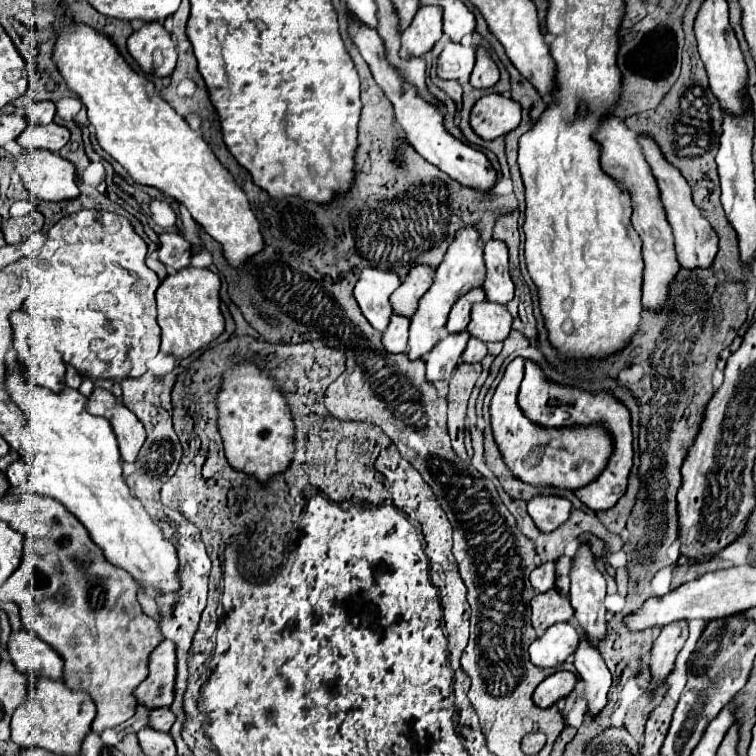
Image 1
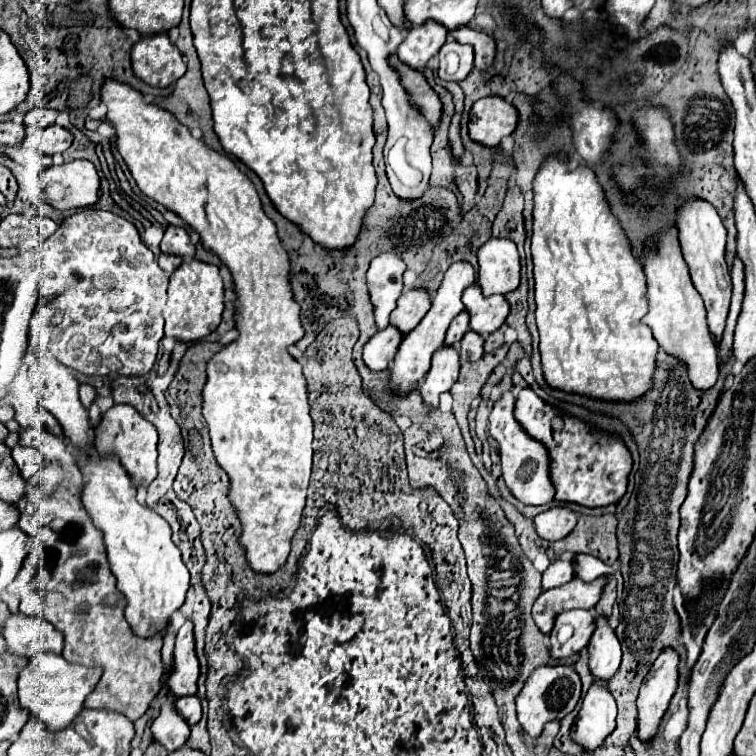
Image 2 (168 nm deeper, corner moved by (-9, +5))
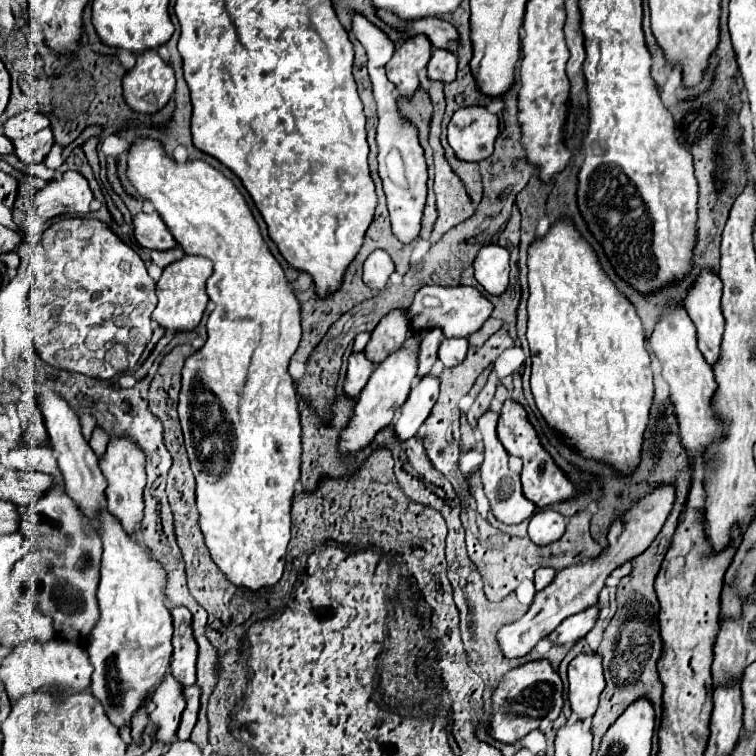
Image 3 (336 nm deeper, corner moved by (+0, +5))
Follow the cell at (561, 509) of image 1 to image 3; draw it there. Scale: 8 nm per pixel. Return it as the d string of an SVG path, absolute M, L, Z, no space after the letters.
M541 510L531 516L529 538L539 544L551 544L565 534L565 518L555 510Z

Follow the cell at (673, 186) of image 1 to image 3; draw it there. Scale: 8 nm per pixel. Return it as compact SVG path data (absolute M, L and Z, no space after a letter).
M703 268L687 290L685 308L697 326L697 342L705 360L713 364L719 356L719 344L723 336L721 314L721 278L711 268Z

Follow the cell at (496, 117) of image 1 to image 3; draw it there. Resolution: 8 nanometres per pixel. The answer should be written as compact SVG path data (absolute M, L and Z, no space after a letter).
M465 106L453 114L447 140L457 158L467 162L479 162L493 154L493 144L497 136L497 114L487 112L485 106Z

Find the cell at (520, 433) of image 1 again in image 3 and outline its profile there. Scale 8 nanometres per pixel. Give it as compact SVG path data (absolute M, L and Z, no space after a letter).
M487 410L481 418L479 418L479 430L483 434L483 444L485 444L485 460L481 464L481 478L483 478L483 488L485 494L489 498L491 504L491 512L497 516L497 520L505 522L505 524L519 524L525 518L531 518L533 512L537 510L537 506L525 498L523 488L521 488L521 474L507 470L507 462L509 462L509 454L503 448L503 444L497 438L497 418L499 412L495 410Z

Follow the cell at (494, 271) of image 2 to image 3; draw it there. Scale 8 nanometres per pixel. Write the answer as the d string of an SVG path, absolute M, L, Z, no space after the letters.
M485 244L475 256L473 270L489 294L501 294L509 284L509 250L499 244Z

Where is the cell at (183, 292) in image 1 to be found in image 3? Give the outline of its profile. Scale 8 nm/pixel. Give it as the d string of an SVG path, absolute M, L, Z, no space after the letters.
M185 256L163 270L163 276L157 282L157 298L159 304L153 310L153 320L167 330L175 332L191 332L199 326L209 296L205 292L205 284L211 274L211 262L201 256Z

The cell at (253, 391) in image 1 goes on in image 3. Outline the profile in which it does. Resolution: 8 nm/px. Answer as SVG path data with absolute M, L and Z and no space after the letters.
M141 136L131 144L131 148L127 152L127 178L137 188L137 192L155 206L157 214L167 224L169 232L183 246L183 250L187 254L205 256L205 258L209 258L213 262L213 274L207 280L207 294L215 302L215 308L213 308L213 312L209 314L209 320L207 320L209 338L207 338L205 346L201 350L197 350L195 354L191 354L187 358L187 362L185 362L183 386L181 386L181 394L179 394L177 410L179 410L179 418L181 418L181 428L183 428L183 436L185 436L189 462L191 462L193 474L197 478L197 508L199 508L199 516L201 516L199 526L201 526L201 532L205 536L205 544L207 544L207 548L211 552L213 562L217 562L221 572L237 586L245 586L249 590L259 590L263 586L273 586L275 582L279 582L279 578L283 574L283 568L285 568L285 550L287 550L289 528L291 528L291 500L293 500L293 494L295 494L295 486L299 482L299 468L301 468L301 422L299 422L299 410L297 410L295 384L293 384L293 378L291 378L291 374L287 370L289 360L291 360L291 356L297 350L299 340L301 340L299 302L297 302L293 290L289 288L289 282L285 278L285 272L283 272L281 264L271 254L267 244L263 242L259 226L257 226L257 222L255 222L243 194L237 190L237 186L221 170L217 170L215 166L211 166L205 160L187 160L187 162L181 164L181 162L173 160L165 152L165 146L159 140Z

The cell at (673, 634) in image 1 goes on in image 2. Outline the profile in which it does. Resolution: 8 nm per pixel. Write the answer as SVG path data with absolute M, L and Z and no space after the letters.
M668 648L650 668L648 676L642 682L640 696L636 700L638 706L636 736L640 742L650 744L656 738L658 726L668 710L676 686L678 686L678 654L672 648Z

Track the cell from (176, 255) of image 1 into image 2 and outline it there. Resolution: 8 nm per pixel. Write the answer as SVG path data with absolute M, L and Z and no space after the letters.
M168 224L164 230L164 238L160 242L160 250L164 254L174 254L182 258L194 258L194 244L190 242L190 236L184 226L172 226Z

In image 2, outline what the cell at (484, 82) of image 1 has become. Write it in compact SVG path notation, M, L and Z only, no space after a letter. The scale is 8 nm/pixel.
M464 26L462 30L448 30L448 34L454 40L458 40L460 44L472 44L472 48L474 48L474 66L476 68L486 68L486 66L492 64L494 52L496 52L492 36L488 36L484 32L478 32L478 30L472 30L468 26Z

